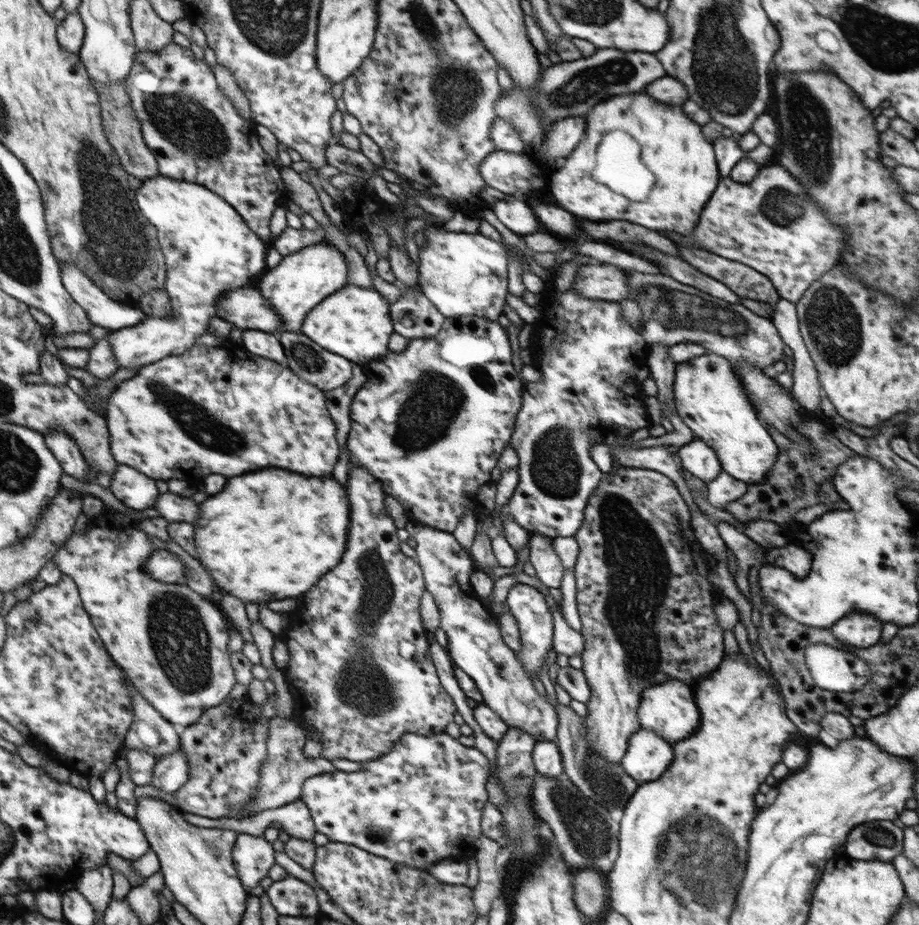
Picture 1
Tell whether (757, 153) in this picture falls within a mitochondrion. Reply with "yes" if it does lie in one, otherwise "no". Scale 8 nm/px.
no

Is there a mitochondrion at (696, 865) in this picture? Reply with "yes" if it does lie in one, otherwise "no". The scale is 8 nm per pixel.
yes

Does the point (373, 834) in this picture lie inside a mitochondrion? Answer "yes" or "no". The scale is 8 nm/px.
yes

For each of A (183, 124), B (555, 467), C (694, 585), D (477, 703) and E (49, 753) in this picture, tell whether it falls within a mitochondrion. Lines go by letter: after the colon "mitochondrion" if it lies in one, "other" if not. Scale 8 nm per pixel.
A: mitochondrion
B: mitochondrion
C: other
D: other
E: other

